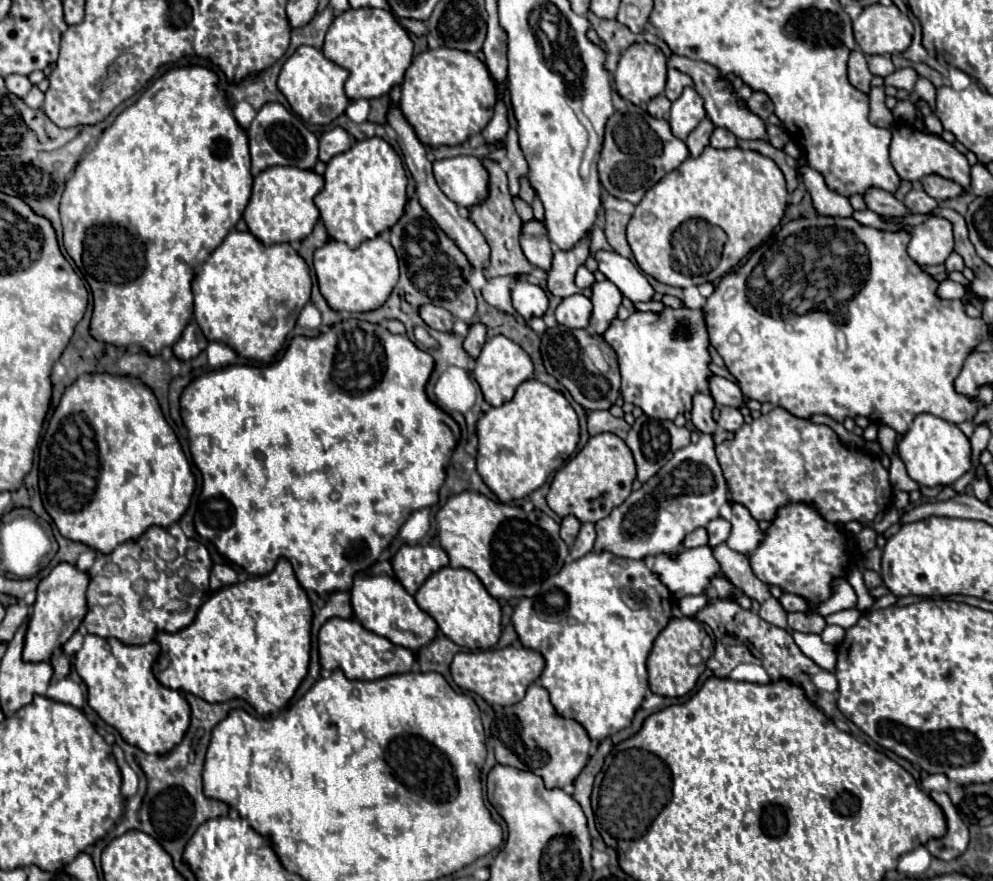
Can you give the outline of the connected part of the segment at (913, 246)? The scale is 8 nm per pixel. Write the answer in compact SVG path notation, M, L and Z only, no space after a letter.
M930 216L926 222L912 228L912 240L908 244L908 256L926 266L944 264L954 250L952 224L946 218Z

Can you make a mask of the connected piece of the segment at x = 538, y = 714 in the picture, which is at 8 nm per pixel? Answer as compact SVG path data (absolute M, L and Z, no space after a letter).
M538 682L528 686L524 700L520 700L518 704L506 708L496 706L492 736L498 764L538 774L548 790L572 786L576 776L588 762L590 738L586 730L578 722L558 716L554 712L554 706L550 704L548 690Z

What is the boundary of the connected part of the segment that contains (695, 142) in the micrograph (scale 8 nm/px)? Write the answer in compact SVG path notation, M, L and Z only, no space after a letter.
M704 118L704 120L696 126L696 130L688 136L686 146L688 146L688 150L690 150L692 156L700 156L702 150L710 144L710 134L712 134L712 130L714 130L714 124L710 122L710 118Z

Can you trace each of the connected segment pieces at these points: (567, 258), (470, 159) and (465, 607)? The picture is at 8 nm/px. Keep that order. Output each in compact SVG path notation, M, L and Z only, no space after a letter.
M582 238L572 250L558 250L554 248L554 258L552 258L552 268L548 270L548 292L560 298L572 296L578 290L574 284L576 270L586 262L588 258L588 238Z
M454 156L434 162L434 180L458 206L472 208L488 198L488 172L476 156Z
M442 568L434 572L414 594L416 604L428 612L440 630L458 646L466 646L470 650L488 650L500 638L500 604L492 598L484 584L480 584L478 576L466 568Z

